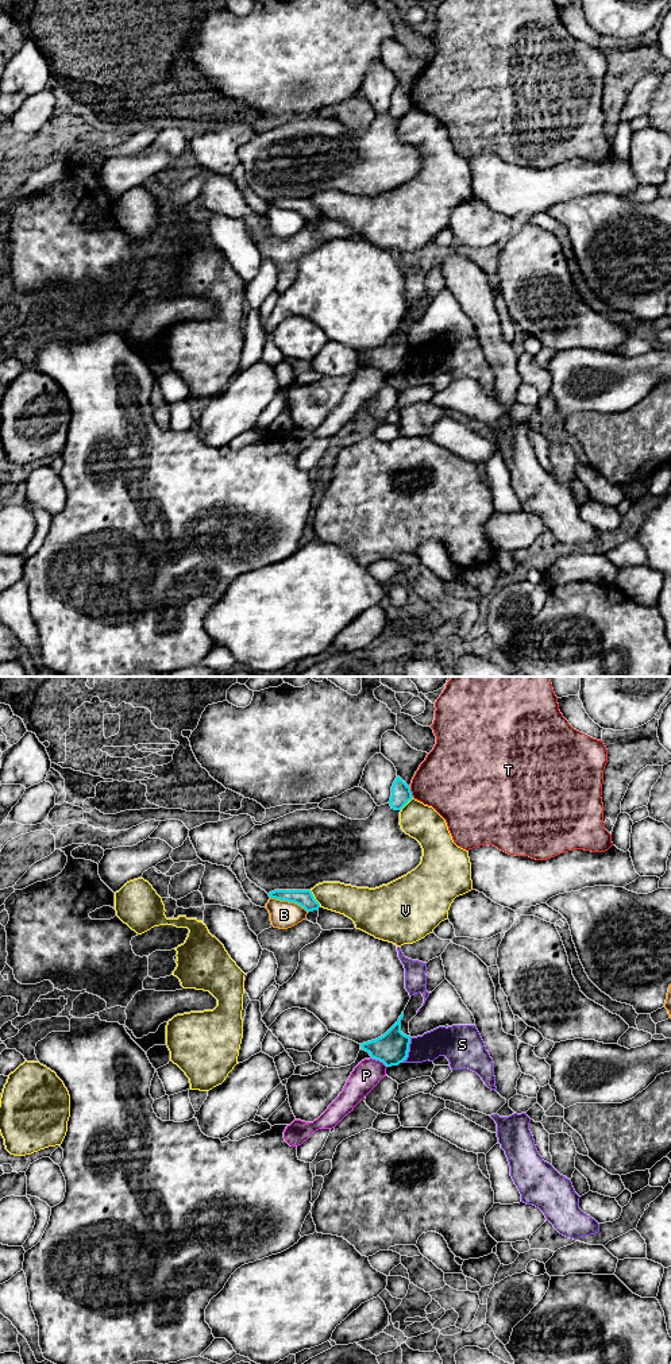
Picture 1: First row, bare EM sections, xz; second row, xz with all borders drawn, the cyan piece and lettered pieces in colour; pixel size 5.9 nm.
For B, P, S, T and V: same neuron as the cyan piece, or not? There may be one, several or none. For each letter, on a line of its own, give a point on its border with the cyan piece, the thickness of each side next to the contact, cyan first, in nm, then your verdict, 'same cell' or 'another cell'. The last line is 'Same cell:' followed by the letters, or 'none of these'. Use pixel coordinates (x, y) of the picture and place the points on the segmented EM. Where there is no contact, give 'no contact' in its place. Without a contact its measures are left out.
B: xz (289, 901) | 100/170 nm | another cell
P: xz (378, 1059) | 200/170 nm | another cell
S: xz (408, 1050) | 200/180 nm | another cell
T: xz (411, 793) | 120/380 nm | another cell
V: xz (313, 898) | 100/190 nm | another cell
Same cell: none of these

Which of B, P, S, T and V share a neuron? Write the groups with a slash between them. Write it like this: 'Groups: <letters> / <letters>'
Groups: B / P / S / T / V

